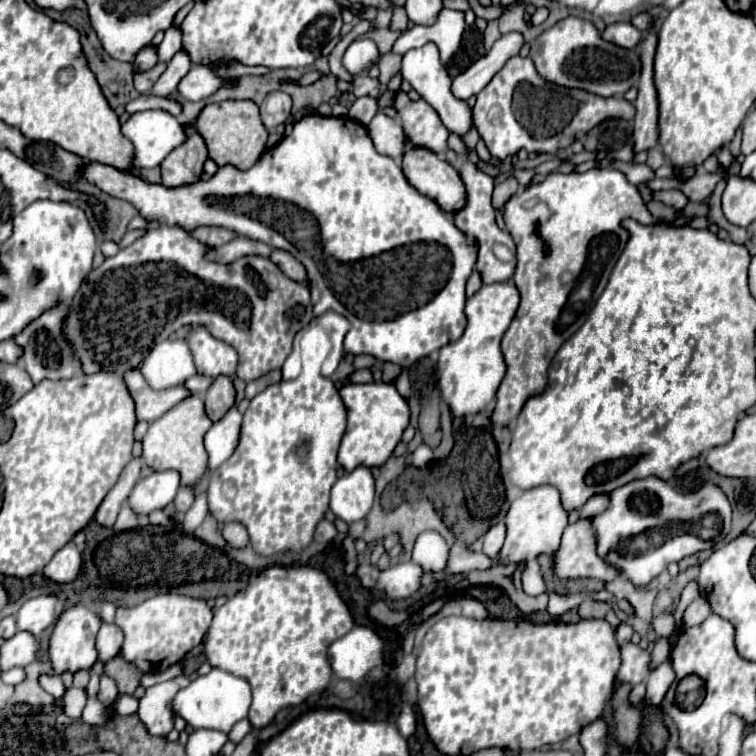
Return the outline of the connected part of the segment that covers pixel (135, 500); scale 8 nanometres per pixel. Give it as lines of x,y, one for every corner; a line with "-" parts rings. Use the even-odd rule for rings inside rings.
155,471
135,485
127,503
135,515
149,515
155,509
163,509
165,505
169,505
175,499
177,489
177,471

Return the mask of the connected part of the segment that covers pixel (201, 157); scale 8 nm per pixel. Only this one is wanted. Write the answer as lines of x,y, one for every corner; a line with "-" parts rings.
185,125
187,141
173,149
161,163
161,185
181,187
199,181
203,175
203,165
207,161
207,149
203,137
197,133
195,125

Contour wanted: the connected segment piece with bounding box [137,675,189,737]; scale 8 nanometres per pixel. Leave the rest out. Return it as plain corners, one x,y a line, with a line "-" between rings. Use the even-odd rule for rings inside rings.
181,675
171,681
157,683
155,687
147,689
145,695
139,699
139,711
143,725
151,735
169,735
173,731
173,713
169,713
169,701
185,687
189,685
189,677

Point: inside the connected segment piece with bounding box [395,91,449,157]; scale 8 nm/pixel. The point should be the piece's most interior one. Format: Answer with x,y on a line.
420,121

